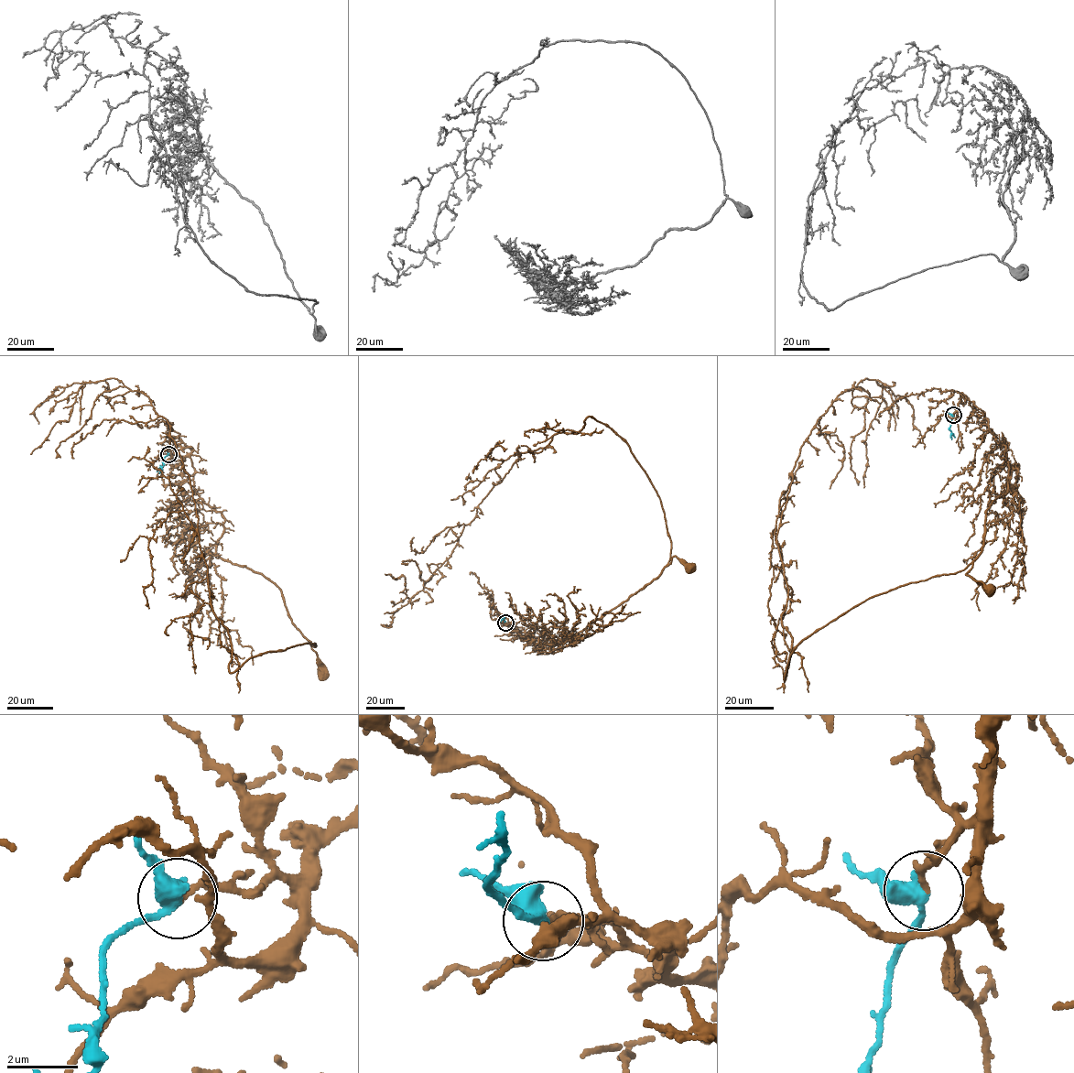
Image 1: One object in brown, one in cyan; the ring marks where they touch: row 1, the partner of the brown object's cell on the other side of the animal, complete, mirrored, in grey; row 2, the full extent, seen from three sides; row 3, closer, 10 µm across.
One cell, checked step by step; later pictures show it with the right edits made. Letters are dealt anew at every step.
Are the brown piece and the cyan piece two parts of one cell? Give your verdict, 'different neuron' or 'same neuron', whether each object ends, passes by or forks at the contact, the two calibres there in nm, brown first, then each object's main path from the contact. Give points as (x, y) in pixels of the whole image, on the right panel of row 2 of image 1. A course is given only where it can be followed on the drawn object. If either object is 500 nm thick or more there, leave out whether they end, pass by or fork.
same neuron; brown passes by; cyan passes by; 120 nm thick on the brown side, 400 nm on the other; brown runs (953, 415), (962, 397), (971, 401), (1005, 447), (1008, 492), (986, 513), (982, 547), (966, 574), (988, 589); cyan runs (953, 415), (949, 430), (951, 439)

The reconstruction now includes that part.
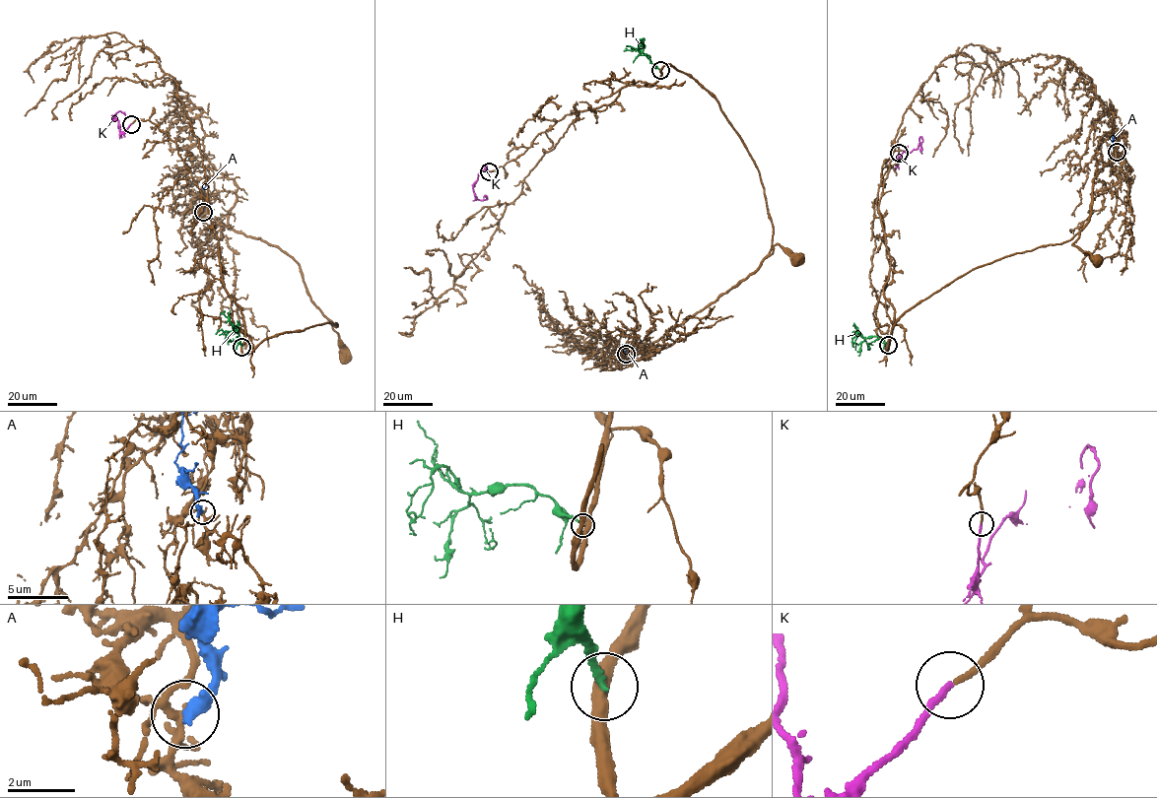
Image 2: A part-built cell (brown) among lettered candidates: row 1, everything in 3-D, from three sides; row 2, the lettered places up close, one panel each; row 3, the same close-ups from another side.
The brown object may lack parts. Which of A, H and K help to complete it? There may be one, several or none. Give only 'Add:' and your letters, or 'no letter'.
Add: K

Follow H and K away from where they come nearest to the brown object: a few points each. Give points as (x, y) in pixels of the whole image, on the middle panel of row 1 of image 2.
H: (660, 70), (643, 52), (645, 39)
K: (489, 171), (482, 170), (473, 185), (475, 198), (487, 199), (484, 197)

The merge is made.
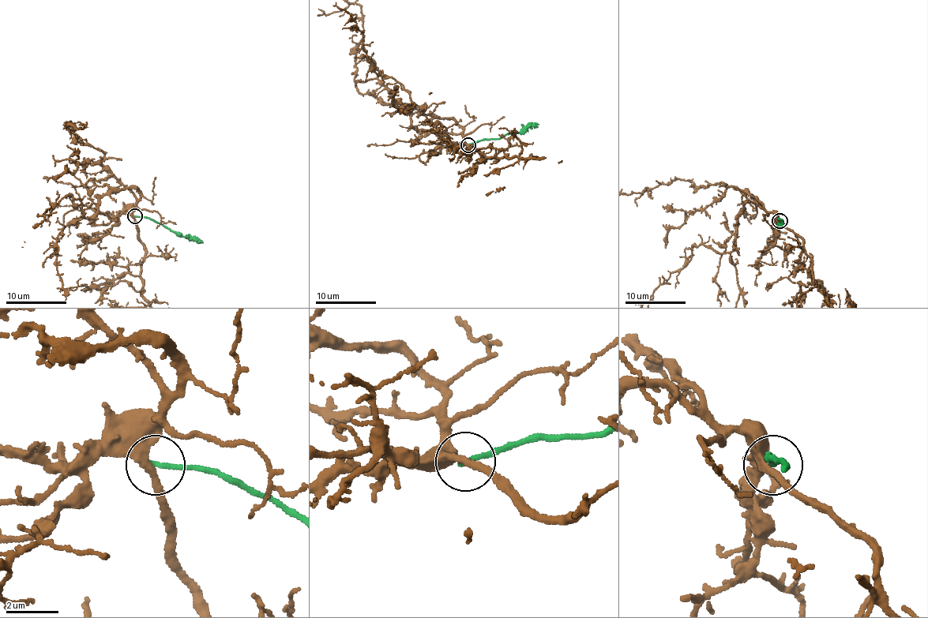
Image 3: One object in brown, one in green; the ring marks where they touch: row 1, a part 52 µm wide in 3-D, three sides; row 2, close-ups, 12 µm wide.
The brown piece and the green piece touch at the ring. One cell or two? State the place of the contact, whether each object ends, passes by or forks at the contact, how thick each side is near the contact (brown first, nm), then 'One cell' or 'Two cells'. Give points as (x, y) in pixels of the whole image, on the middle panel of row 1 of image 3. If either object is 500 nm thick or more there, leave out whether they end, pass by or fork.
Place: (467, 144). At the ring brown passes by. At the ring green ends. Thickness 280 nm (brown) against 180 nm. Two cells

